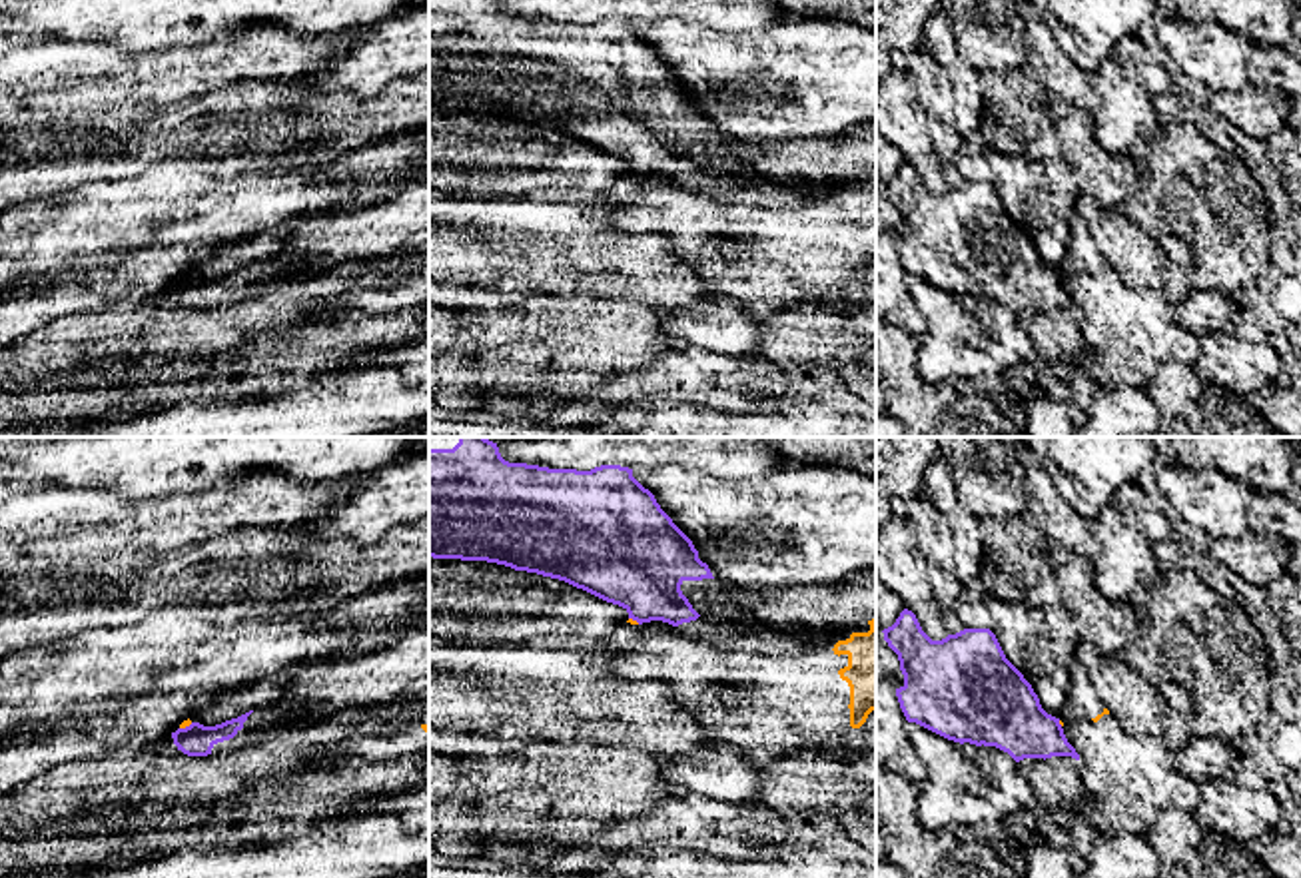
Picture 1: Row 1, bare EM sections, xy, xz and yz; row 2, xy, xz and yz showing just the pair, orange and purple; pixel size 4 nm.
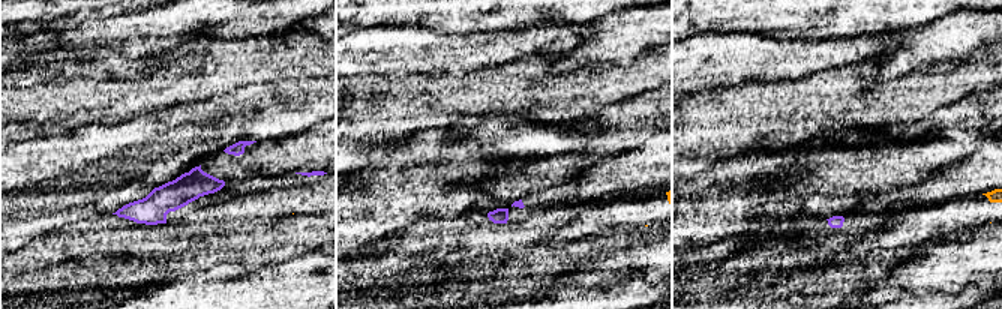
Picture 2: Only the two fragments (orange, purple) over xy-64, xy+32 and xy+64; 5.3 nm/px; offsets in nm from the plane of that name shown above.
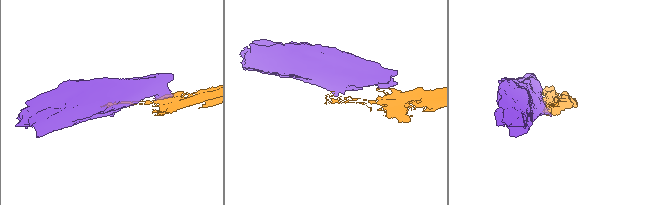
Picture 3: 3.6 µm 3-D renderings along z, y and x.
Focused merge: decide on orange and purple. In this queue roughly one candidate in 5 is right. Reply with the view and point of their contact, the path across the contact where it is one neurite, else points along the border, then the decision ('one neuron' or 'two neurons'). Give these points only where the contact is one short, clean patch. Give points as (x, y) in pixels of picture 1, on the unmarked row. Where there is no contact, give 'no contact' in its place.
contact xy (186, 278); border xy (192, 276), (180, 282); two neurons

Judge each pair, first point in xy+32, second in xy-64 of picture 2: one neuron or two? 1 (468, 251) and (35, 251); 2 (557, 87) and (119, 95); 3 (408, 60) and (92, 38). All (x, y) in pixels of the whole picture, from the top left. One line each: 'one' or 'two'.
1: one
2: one
3: one

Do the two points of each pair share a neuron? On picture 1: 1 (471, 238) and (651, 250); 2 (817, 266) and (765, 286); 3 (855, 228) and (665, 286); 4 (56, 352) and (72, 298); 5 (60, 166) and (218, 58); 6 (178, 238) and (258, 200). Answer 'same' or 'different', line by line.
1: same
2: same
3: different
4: different
5: different
6: same

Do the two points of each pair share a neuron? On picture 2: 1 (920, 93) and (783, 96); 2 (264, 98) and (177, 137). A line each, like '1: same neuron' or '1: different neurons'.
1: same neuron
2: same neuron

